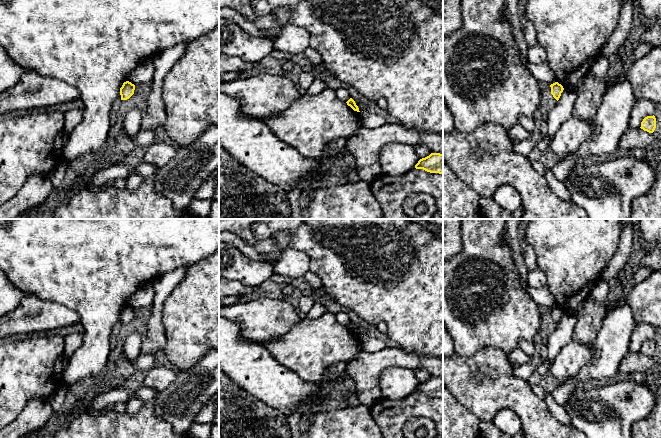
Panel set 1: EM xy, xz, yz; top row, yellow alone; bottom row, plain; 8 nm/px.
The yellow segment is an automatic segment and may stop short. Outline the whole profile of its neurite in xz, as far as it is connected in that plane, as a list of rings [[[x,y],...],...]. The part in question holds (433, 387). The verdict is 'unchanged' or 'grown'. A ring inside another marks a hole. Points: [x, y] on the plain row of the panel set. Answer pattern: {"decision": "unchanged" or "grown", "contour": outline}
{"decision": "unchanged", "contour": [[[431,377],[429,380],[420,383],[415,392],[443,399],[443,378]]]}

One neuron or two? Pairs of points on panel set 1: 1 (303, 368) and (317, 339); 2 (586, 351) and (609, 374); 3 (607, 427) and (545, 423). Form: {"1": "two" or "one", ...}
{"1": "one", "2": "two", "3": "two"}

